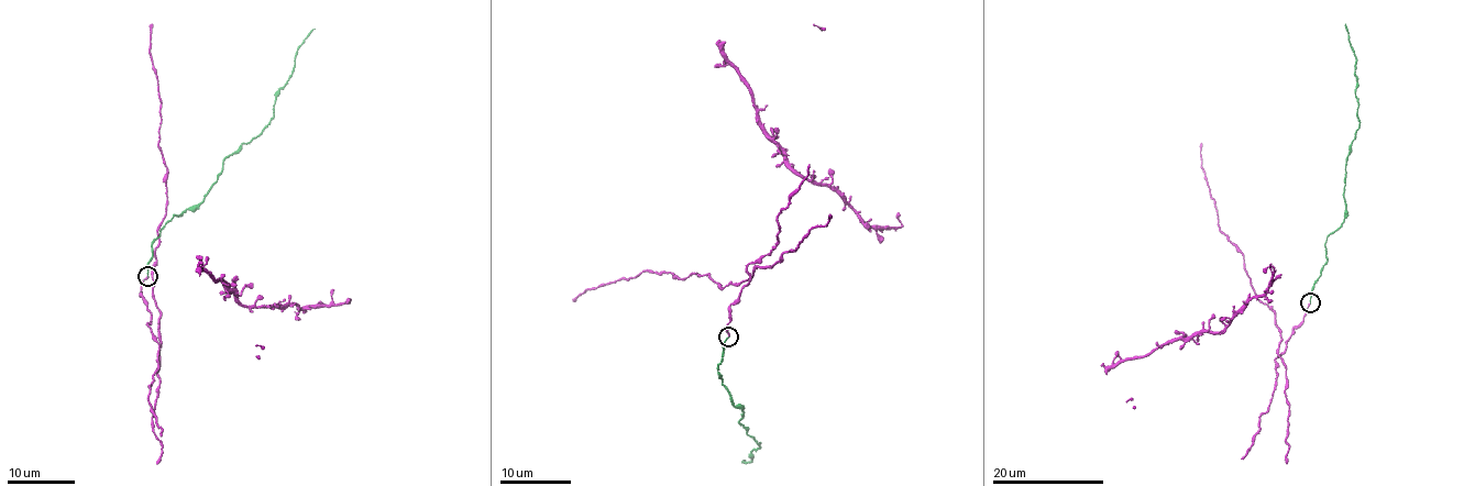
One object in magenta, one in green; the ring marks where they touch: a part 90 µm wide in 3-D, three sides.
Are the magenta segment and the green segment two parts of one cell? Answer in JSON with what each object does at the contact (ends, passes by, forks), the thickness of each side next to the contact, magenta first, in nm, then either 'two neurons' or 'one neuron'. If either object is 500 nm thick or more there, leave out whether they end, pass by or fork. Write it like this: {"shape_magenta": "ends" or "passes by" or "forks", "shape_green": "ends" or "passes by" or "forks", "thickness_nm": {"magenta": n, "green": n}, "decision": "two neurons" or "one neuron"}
{"shape_magenta": "ends", "shape_green": "ends", "thickness_nm": {"magenta": 150, "green": 140}, "decision": "one neuron"}

